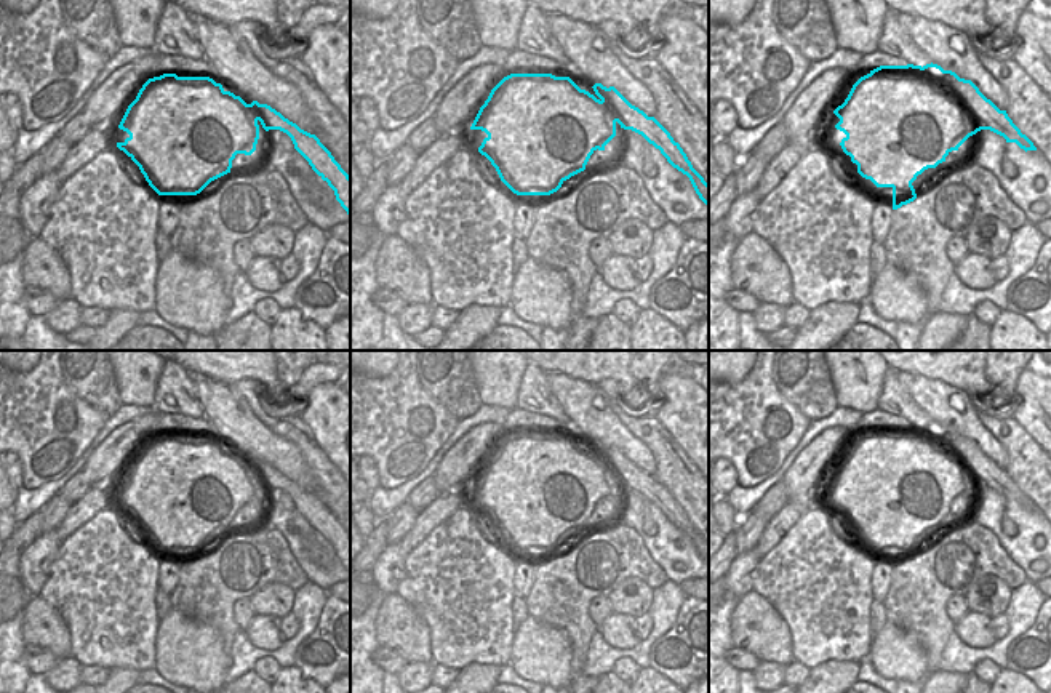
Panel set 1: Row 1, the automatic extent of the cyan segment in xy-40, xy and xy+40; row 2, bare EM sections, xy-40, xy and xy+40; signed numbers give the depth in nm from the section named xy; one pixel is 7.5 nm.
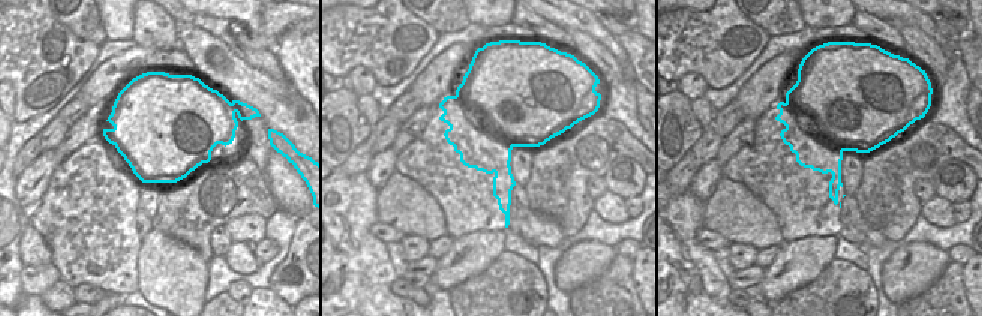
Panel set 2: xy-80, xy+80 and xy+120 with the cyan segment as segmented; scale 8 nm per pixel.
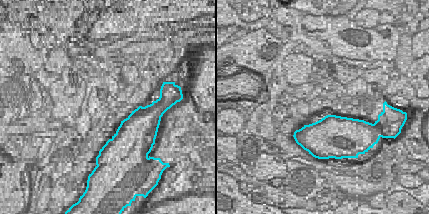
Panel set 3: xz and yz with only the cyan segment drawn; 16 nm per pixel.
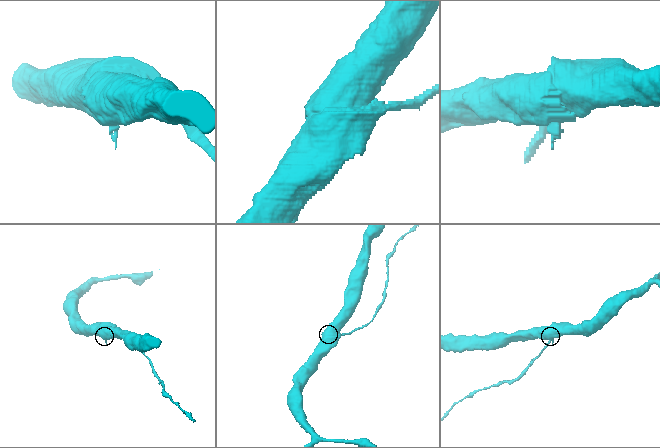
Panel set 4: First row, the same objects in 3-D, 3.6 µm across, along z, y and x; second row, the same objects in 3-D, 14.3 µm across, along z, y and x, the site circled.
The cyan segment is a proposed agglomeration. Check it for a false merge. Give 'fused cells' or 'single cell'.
fused cells

